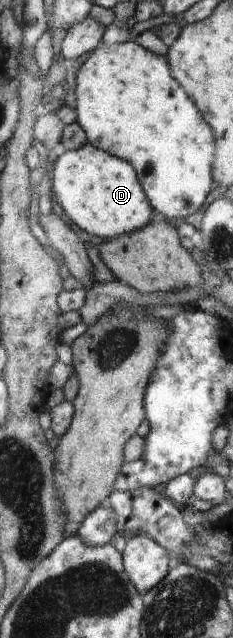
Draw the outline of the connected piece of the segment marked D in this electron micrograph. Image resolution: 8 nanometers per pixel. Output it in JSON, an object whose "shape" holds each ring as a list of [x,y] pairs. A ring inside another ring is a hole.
{"shape":[[[87,143],[78,150],[60,150],[48,174],[58,205],[69,222],[104,240],[141,230],[152,221],[152,204],[145,194],[136,168]]]}

